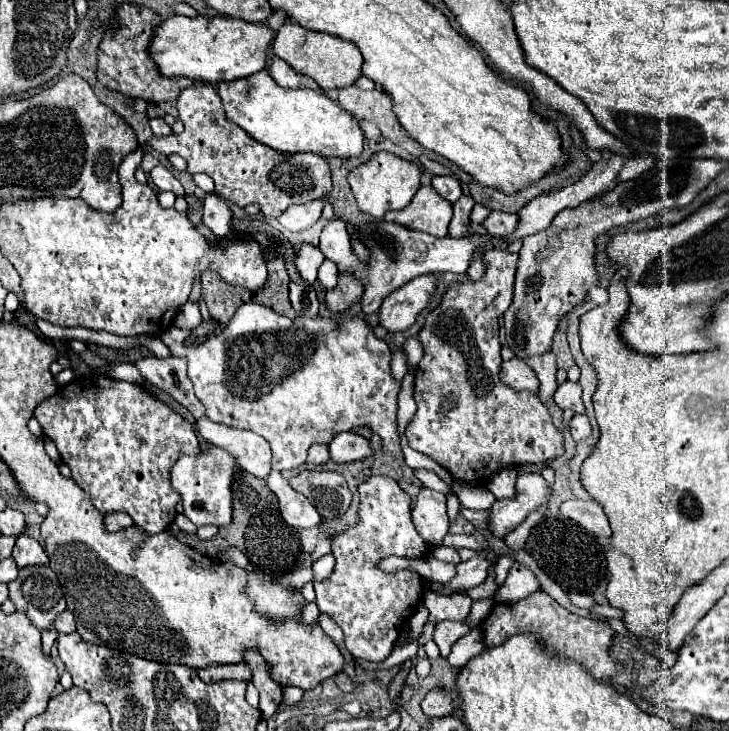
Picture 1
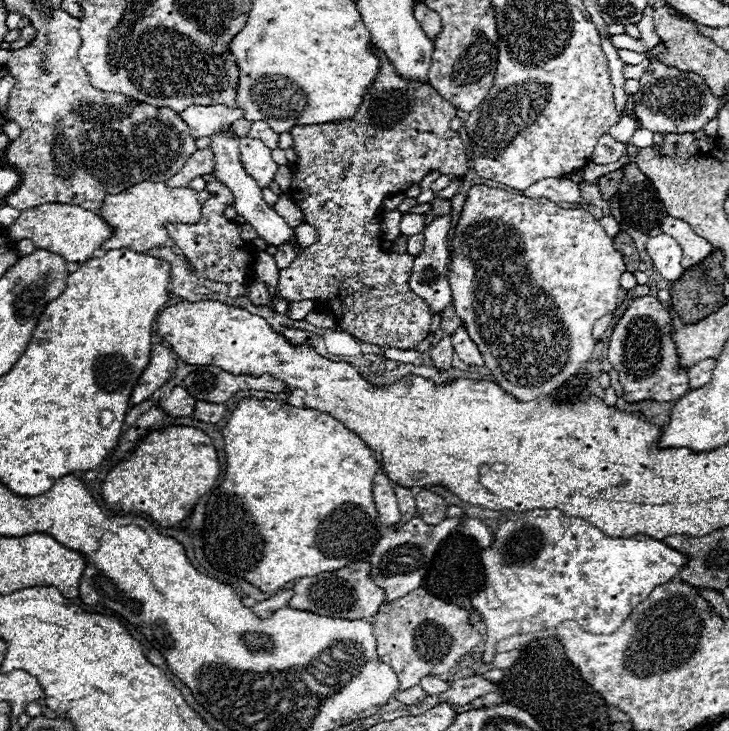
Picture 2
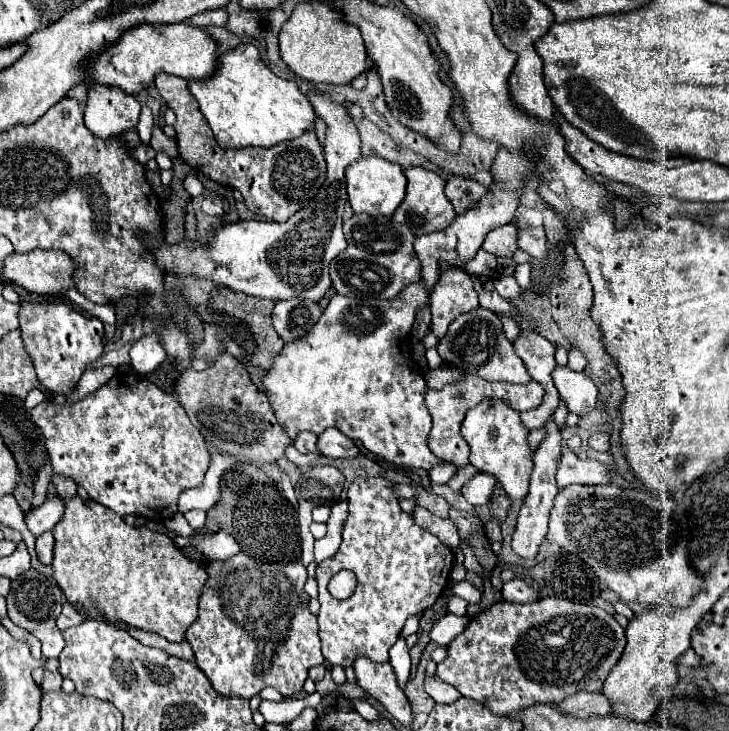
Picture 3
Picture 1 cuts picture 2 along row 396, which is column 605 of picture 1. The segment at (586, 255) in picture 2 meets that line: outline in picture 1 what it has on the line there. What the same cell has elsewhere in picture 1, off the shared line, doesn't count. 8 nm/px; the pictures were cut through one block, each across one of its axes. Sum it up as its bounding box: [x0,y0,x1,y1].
[560,498,610,538]

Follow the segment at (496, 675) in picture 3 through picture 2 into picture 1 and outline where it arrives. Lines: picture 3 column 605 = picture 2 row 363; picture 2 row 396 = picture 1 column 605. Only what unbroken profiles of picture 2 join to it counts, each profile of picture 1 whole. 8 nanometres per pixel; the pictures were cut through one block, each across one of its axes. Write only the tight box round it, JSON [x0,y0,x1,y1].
[480,590,622,680]

